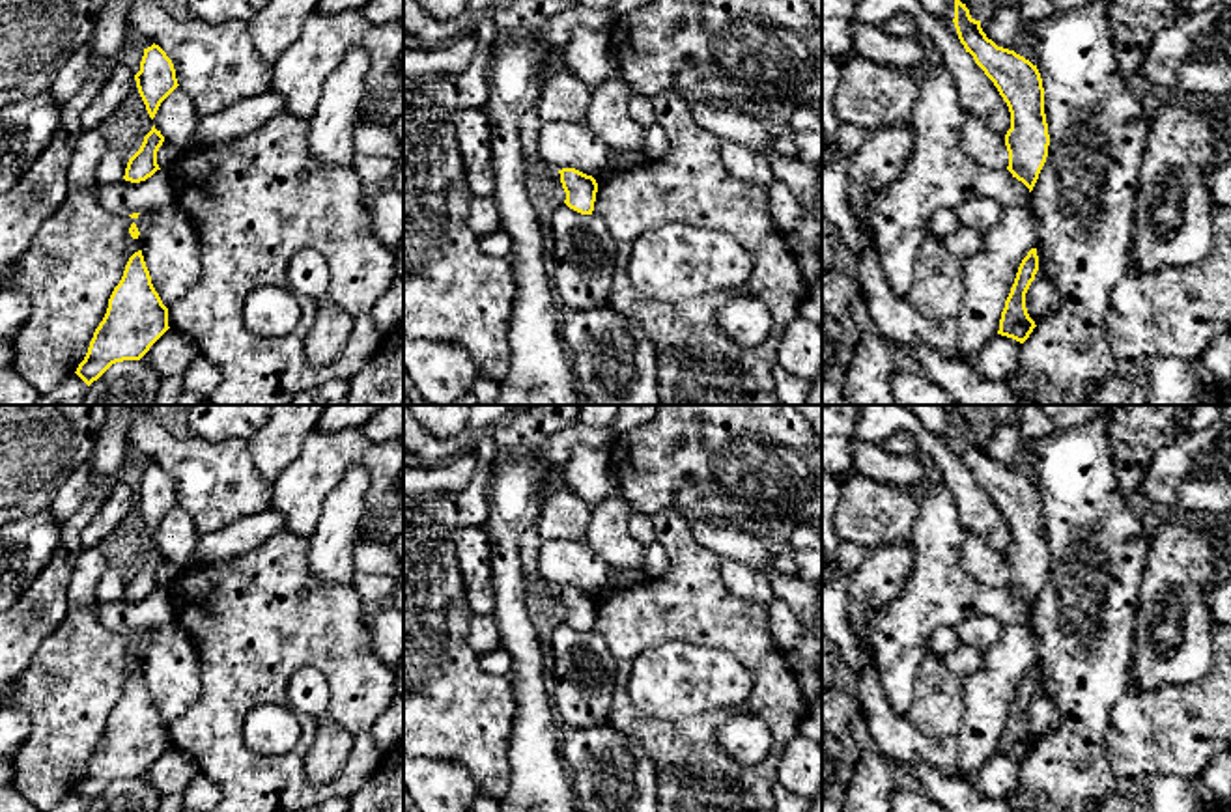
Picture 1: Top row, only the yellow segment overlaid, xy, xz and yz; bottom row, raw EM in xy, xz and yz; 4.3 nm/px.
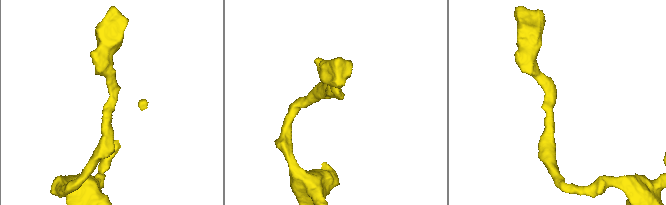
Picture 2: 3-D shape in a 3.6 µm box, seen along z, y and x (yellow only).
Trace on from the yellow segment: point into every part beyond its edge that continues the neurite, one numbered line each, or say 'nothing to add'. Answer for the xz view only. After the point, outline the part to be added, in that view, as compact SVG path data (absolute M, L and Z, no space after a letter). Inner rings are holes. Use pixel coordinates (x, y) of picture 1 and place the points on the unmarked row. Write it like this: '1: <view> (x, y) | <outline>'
nothing to add

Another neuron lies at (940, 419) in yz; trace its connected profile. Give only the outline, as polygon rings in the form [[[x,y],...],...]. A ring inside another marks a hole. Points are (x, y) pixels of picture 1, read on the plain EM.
[[[900,405],[912,411],[921,424],[934,435],[943,439],[955,437],[955,409],[953,405]]]

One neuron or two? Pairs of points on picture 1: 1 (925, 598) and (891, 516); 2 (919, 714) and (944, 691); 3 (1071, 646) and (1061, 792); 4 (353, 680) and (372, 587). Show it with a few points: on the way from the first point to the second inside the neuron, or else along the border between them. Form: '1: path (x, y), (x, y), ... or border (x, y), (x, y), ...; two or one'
1: border (919, 497), (919, 514), (908, 540); two
2: path (925, 710), (938, 697); one
3: path (1076, 682), (1082, 693), (1082, 734), (1073, 756); one
4: border (350, 587), (365, 602); two

